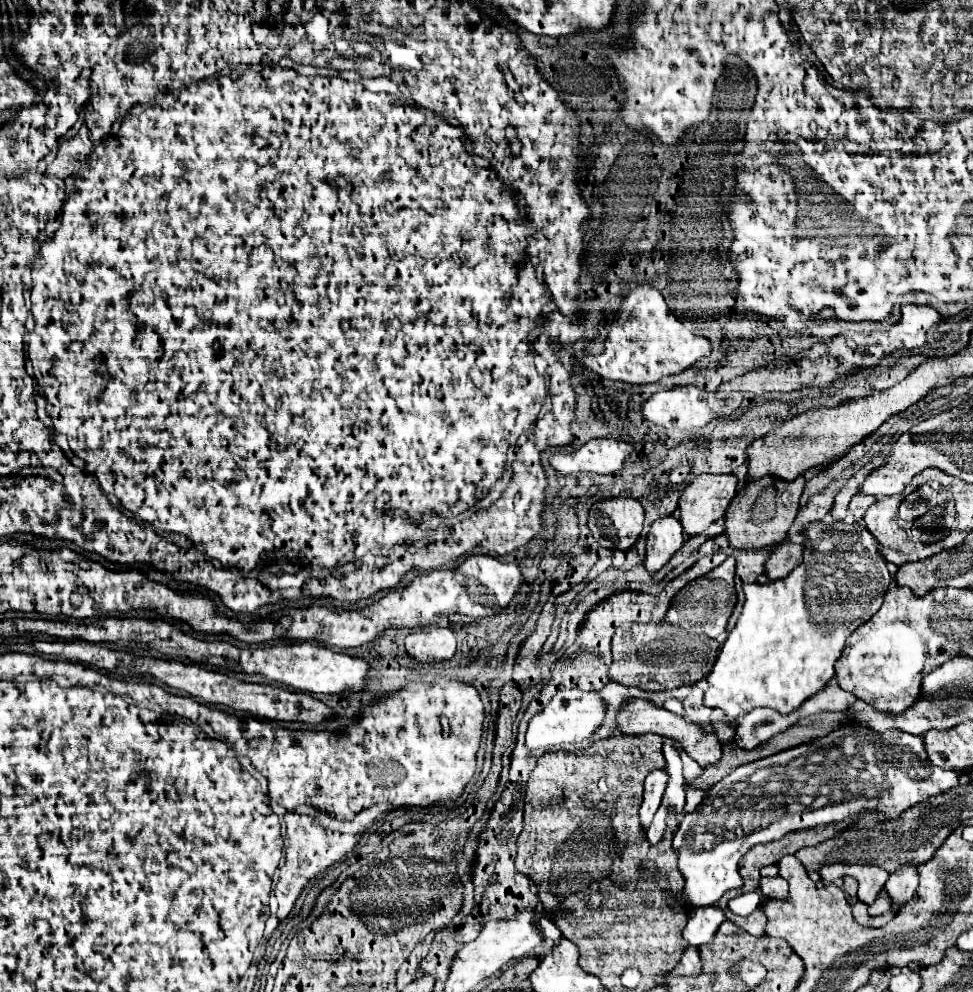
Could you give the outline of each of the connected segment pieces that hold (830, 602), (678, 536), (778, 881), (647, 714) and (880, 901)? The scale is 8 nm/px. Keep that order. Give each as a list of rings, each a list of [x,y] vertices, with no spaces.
[[[868,530],[862,534],[824,534],[822,542],[814,548],[804,544],[804,560],[784,580],[770,584],[746,584],[746,602],[736,628],[724,642],[718,660],[708,676],[708,690],[704,692],[704,706],[720,708],[728,722],[736,722],[738,716],[748,714],[754,708],[774,708],[780,714],[790,714],[802,706],[816,692],[826,688],[834,678],[834,664],[840,658],[846,638],[882,606],[884,594],[892,582],[886,562],[880,558],[878,544]]]
[[[674,516],[656,520],[656,524],[652,524],[646,540],[648,540],[648,544],[646,544],[644,566],[650,574],[656,574],[664,564],[670,562],[670,558],[684,544],[680,522]]]
[[[760,878],[760,894],[764,898],[780,898],[788,896],[788,884],[784,884],[784,878]]]
[[[632,700],[632,702],[628,702],[622,708],[622,714],[620,714],[618,722],[620,722],[622,734],[646,734],[646,732],[652,732],[652,734],[658,734],[658,736],[664,736],[664,738],[672,738],[674,742],[682,744],[682,750],[692,760],[696,760],[702,768],[706,768],[710,764],[716,764],[722,758],[722,746],[720,746],[720,742],[716,740],[714,734],[702,732],[696,722],[692,722],[688,718],[682,718],[682,716],[676,716],[676,714],[668,712],[666,708],[658,708],[648,700]]]
[[[882,889],[874,901],[872,906],[868,907],[868,913],[871,916],[878,916],[881,915],[891,909],[890,900],[888,898],[887,893]]]

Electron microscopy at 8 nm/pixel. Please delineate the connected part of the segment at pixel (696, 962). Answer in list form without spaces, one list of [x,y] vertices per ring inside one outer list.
[[[688,946],[682,952],[682,960],[678,962],[678,966],[670,972],[672,976],[698,976],[702,972],[702,960],[698,954],[698,948]]]

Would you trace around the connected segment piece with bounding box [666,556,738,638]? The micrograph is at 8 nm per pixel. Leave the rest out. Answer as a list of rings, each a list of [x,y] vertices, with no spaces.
[[[730,556],[726,558],[724,564],[720,564],[720,568],[714,568],[712,572],[708,572],[708,576],[702,576],[700,580],[690,582],[686,588],[682,588],[676,594],[676,600],[672,600],[672,608],[668,610],[666,622],[680,626],[688,632],[718,638],[722,632],[726,632],[726,624],[738,600],[736,588],[734,588],[734,574],[736,574],[736,560]]]

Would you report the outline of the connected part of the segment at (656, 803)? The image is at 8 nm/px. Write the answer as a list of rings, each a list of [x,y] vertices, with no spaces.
[[[652,770],[652,774],[648,774],[648,778],[644,782],[644,802],[640,808],[640,820],[642,820],[644,828],[648,828],[656,810],[660,808],[666,784],[668,784],[668,772],[666,770]]]

